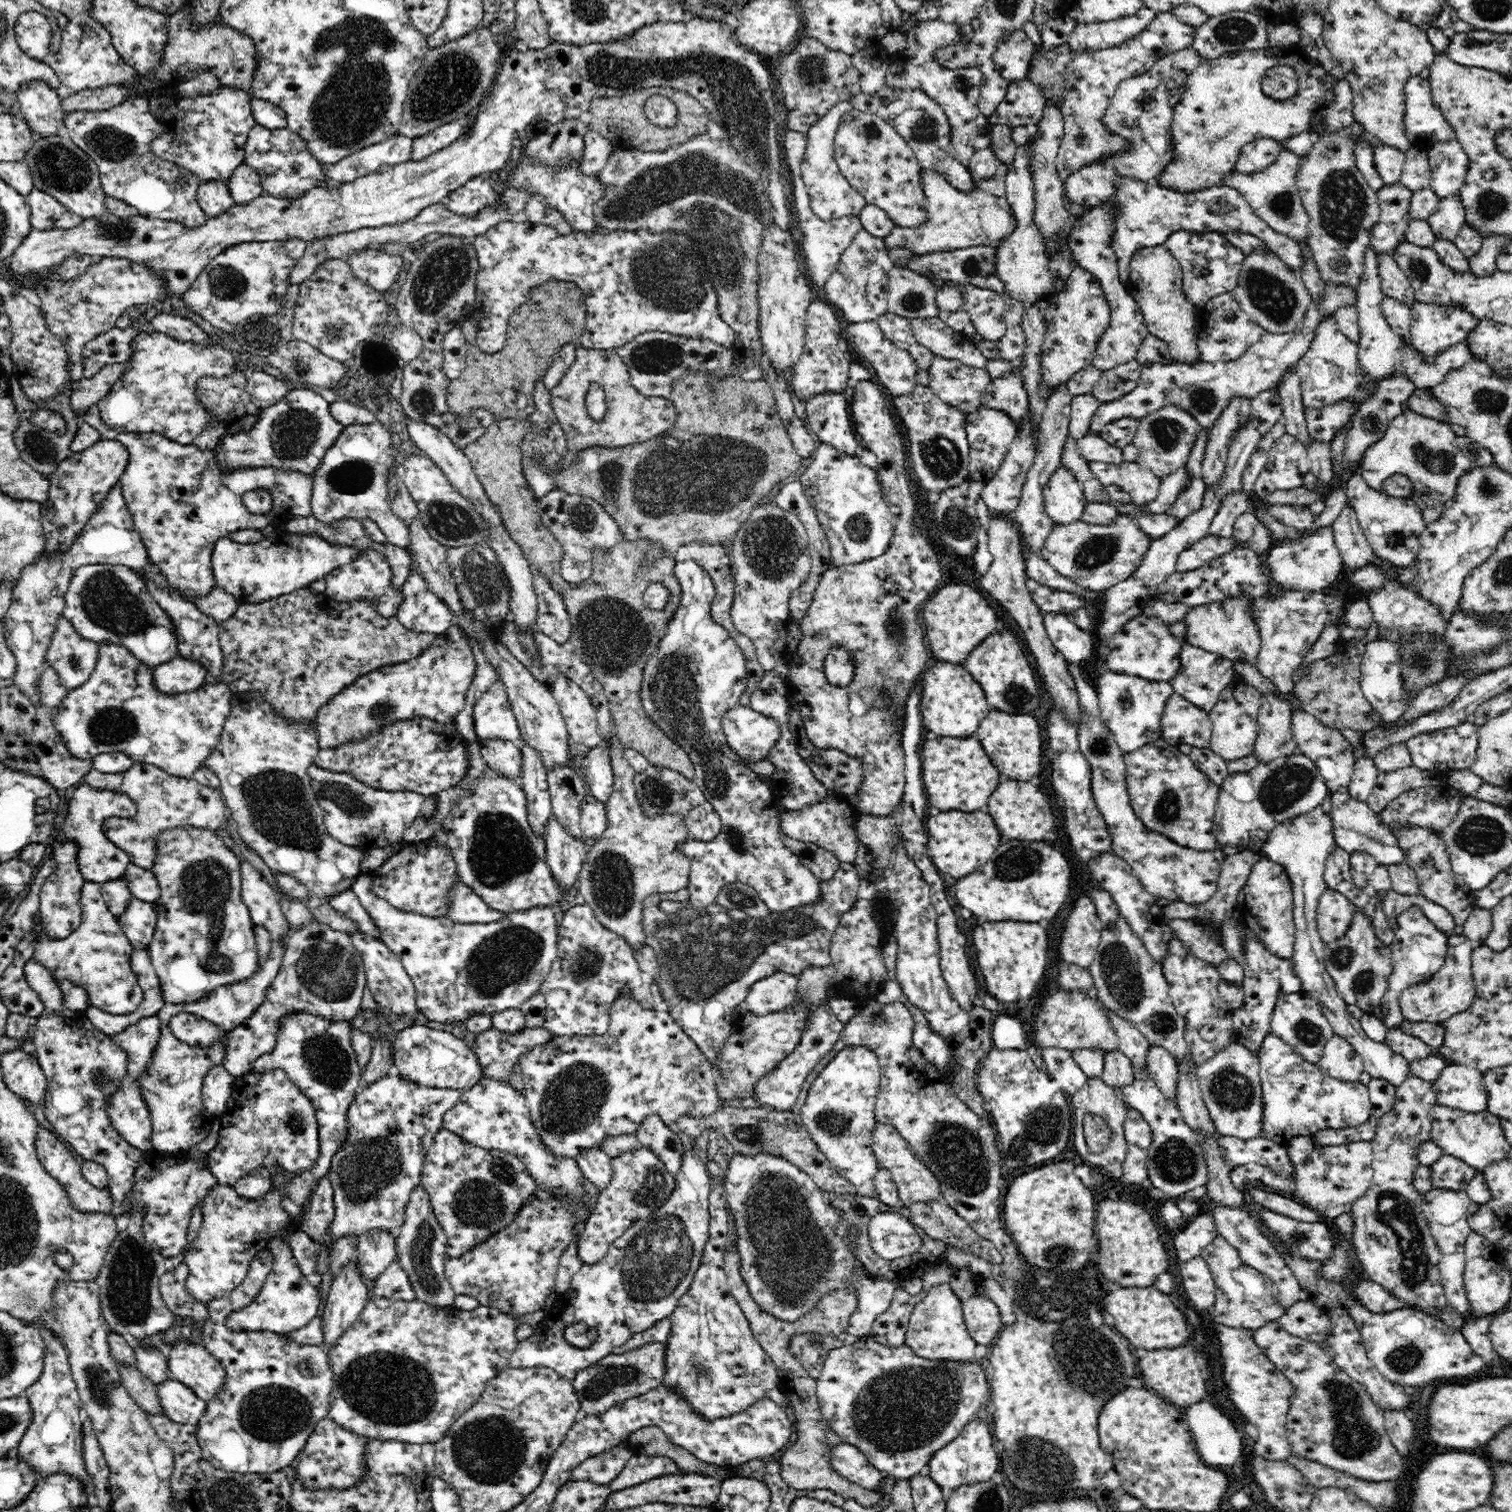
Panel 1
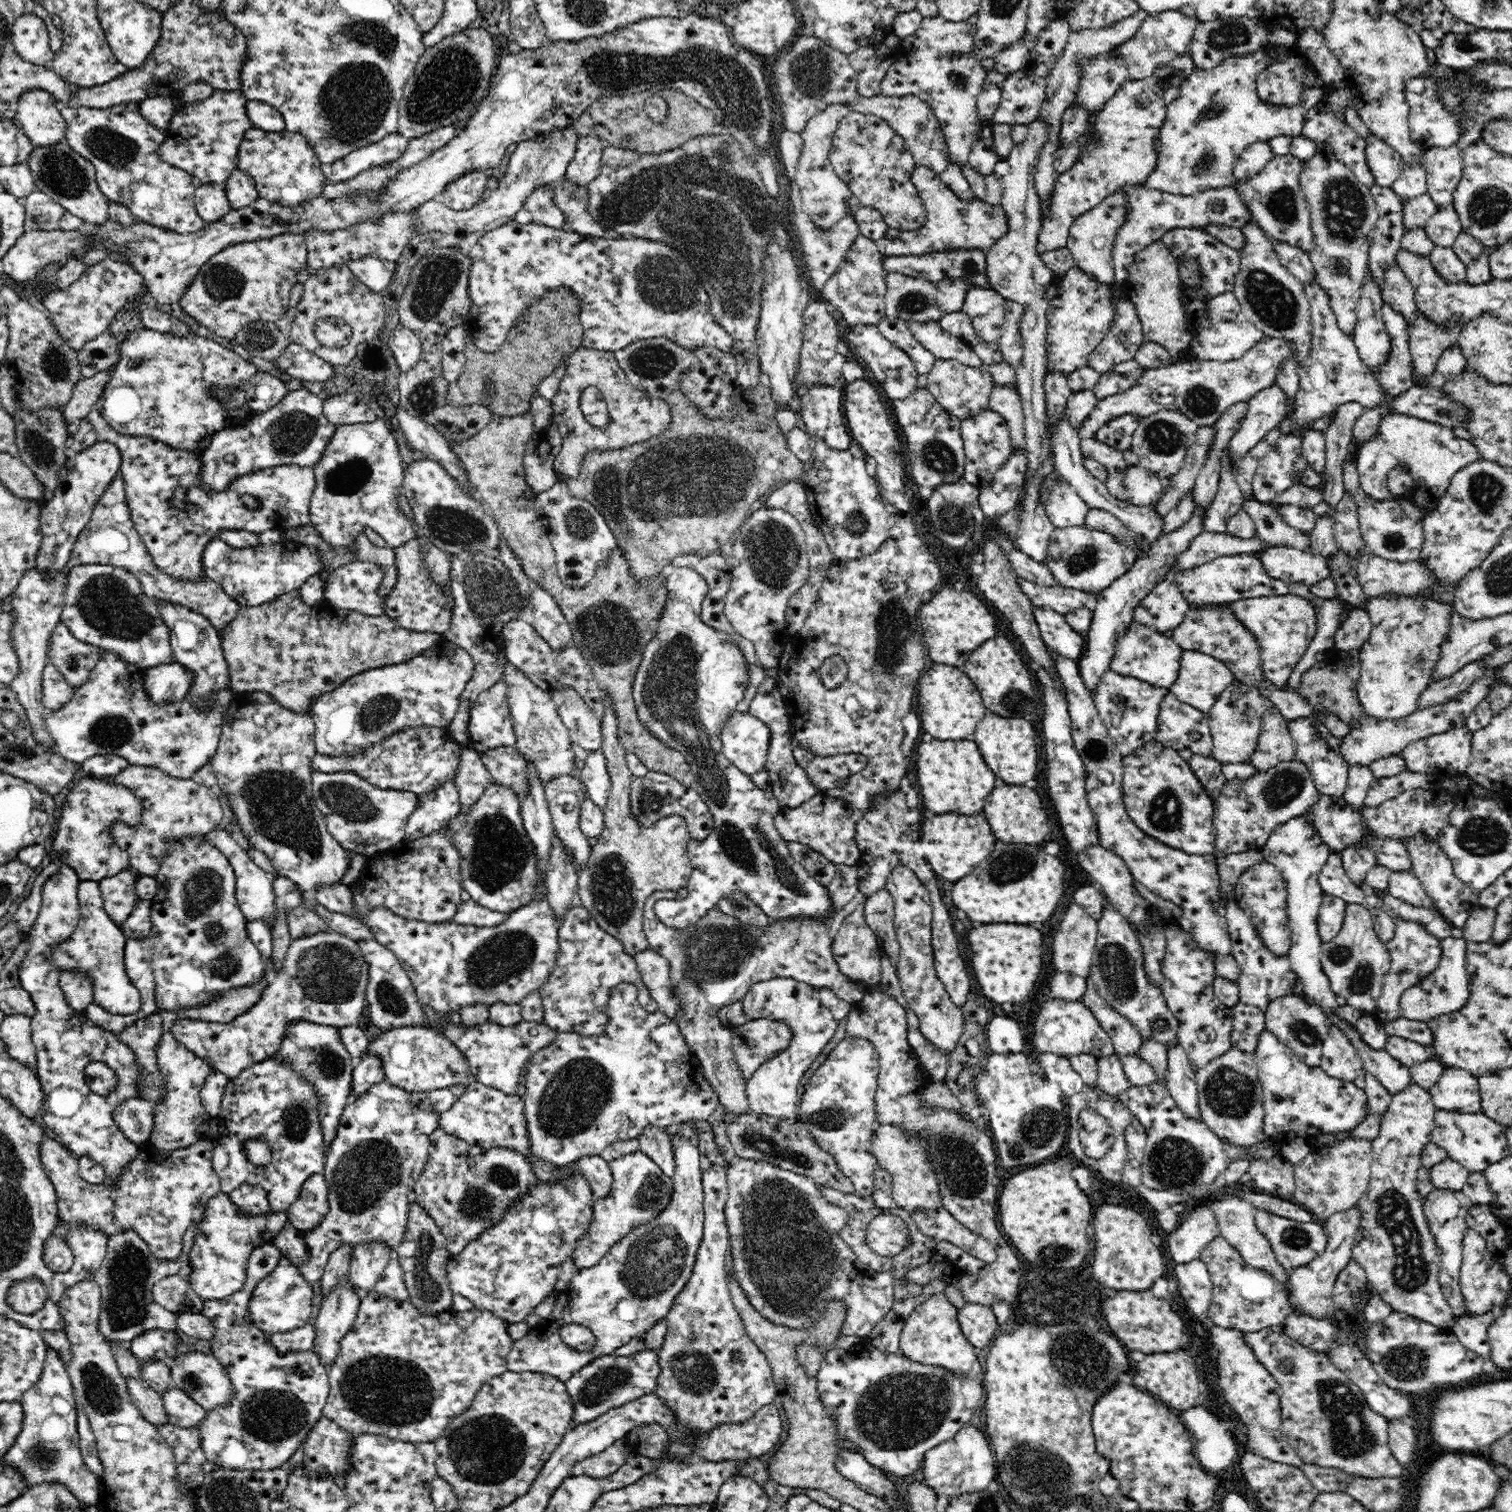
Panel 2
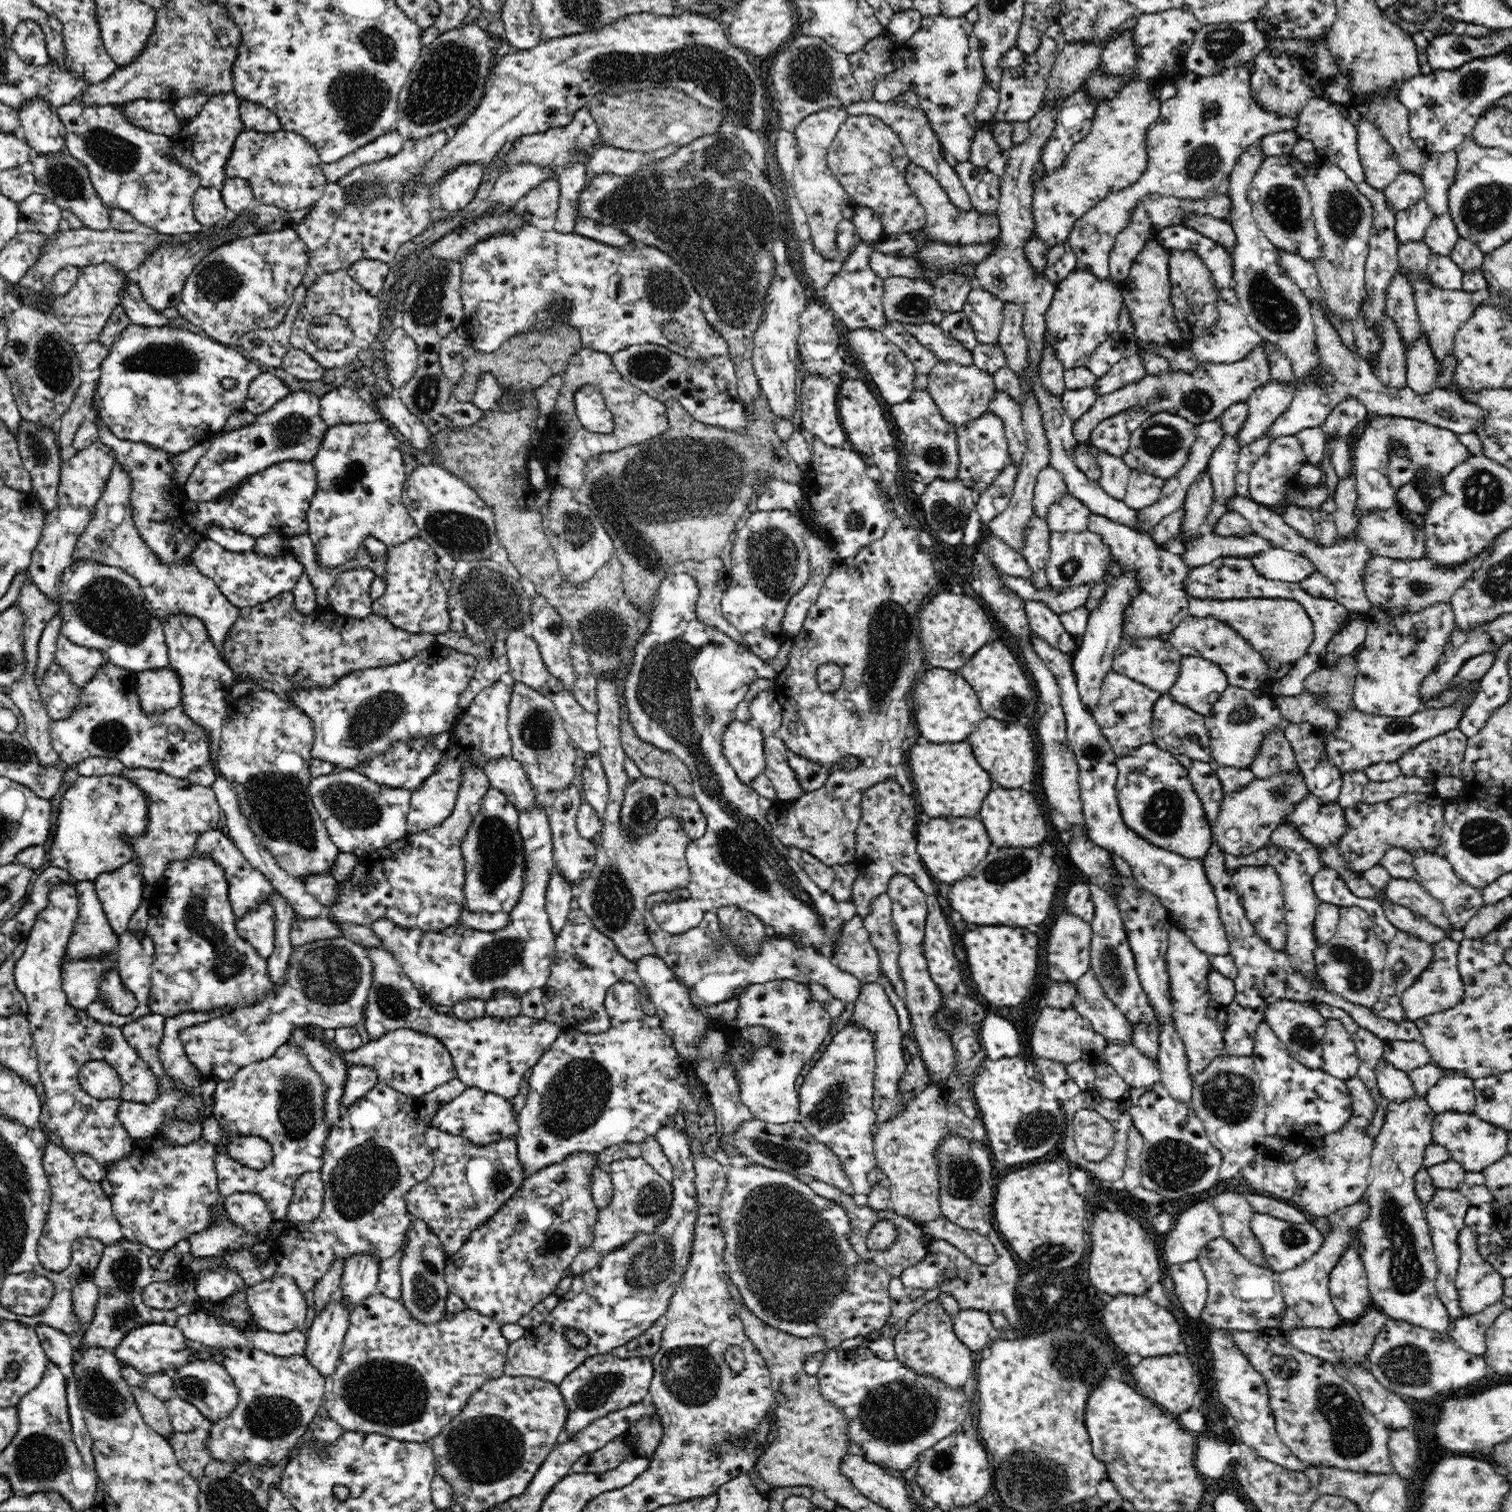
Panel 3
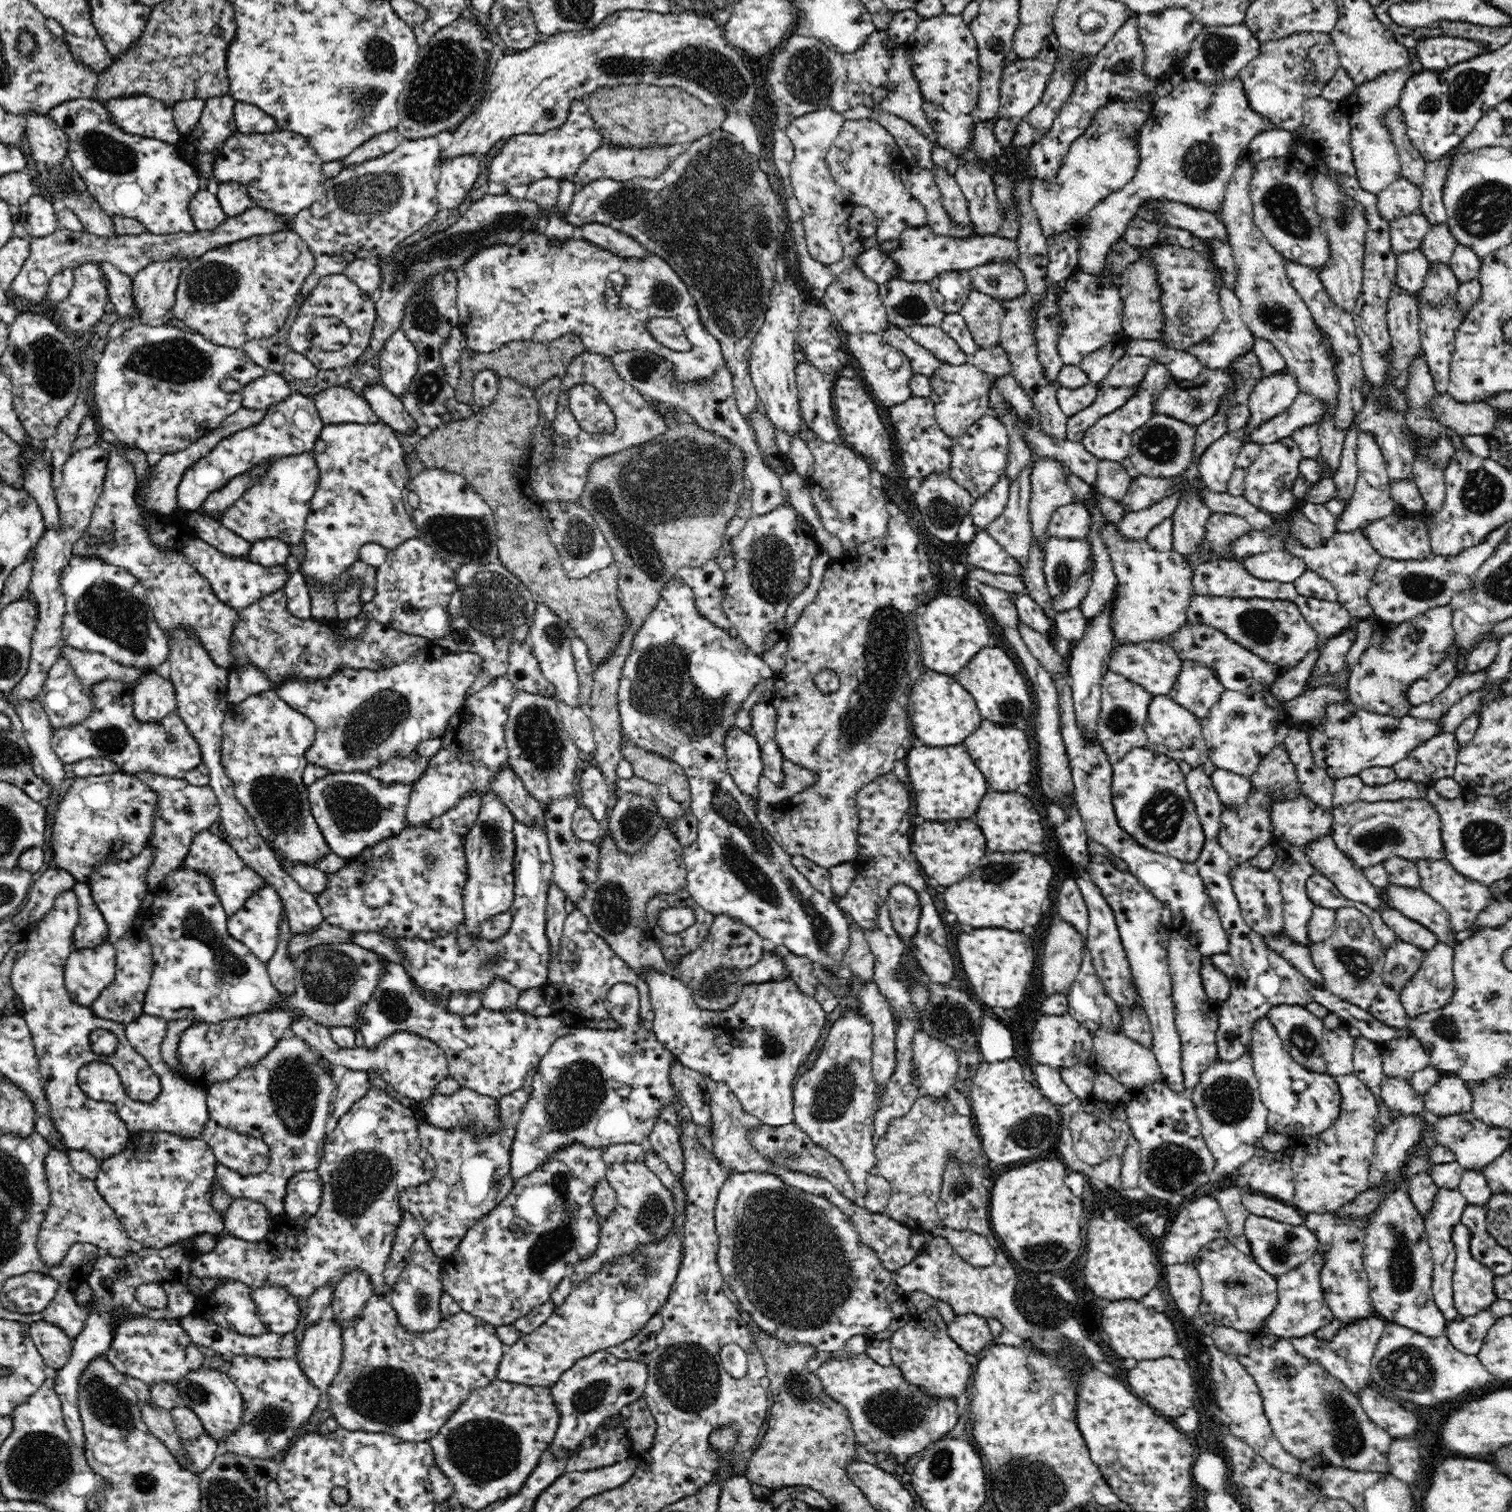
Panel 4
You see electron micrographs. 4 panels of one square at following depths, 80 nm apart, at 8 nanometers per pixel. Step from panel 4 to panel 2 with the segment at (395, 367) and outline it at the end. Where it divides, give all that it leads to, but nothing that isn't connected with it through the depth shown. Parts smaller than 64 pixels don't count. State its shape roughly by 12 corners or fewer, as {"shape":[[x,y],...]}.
{"shape":[[399,326],[387,339],[399,371],[421,358],[421,340]]}

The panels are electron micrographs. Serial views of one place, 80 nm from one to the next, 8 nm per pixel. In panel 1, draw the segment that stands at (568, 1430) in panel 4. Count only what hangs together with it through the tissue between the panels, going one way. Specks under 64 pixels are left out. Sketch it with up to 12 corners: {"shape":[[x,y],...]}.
{"shape":[[667,1344],[611,1353],[571,1383],[581,1415],[660,1387]]}

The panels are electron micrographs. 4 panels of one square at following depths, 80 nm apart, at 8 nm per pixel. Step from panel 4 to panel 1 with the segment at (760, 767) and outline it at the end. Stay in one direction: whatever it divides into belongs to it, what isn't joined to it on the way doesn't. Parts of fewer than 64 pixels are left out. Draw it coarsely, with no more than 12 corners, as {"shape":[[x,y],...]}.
{"shape":[[742,704],[725,712],[730,751],[766,759],[782,736],[775,717]]}

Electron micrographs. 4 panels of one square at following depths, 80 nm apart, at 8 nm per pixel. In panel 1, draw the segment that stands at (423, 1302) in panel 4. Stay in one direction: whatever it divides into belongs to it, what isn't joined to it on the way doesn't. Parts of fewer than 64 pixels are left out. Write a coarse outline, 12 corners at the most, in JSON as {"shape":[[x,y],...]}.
{"shape":[[416,1186],[398,1232],[396,1262],[415,1299],[454,1305],[448,1239],[429,1192]]}

